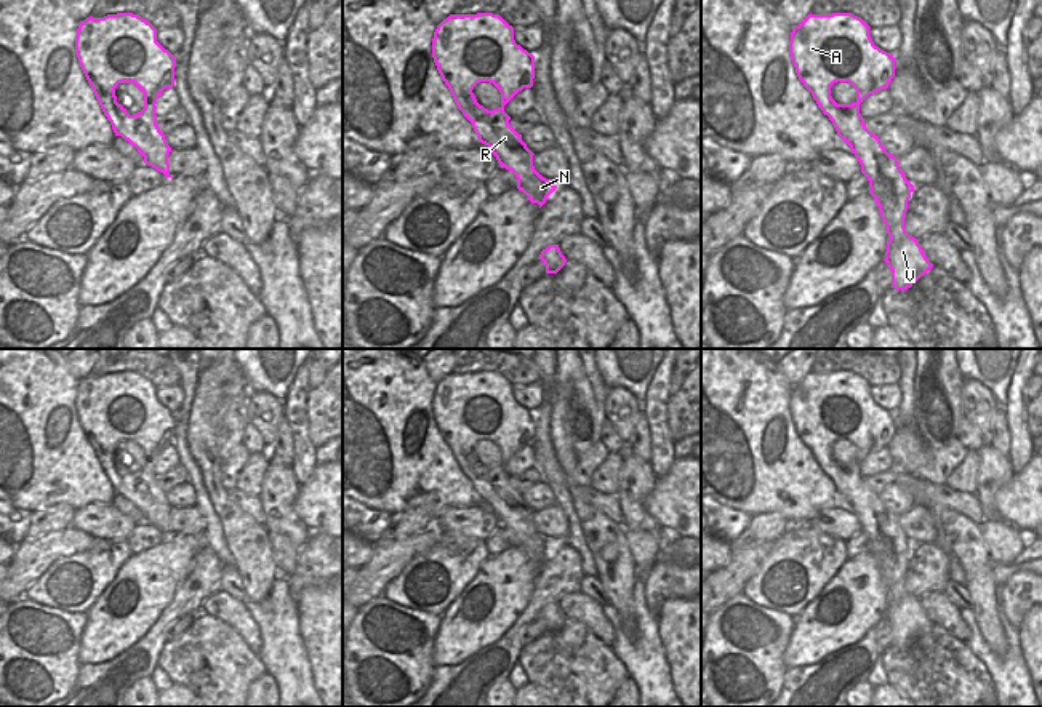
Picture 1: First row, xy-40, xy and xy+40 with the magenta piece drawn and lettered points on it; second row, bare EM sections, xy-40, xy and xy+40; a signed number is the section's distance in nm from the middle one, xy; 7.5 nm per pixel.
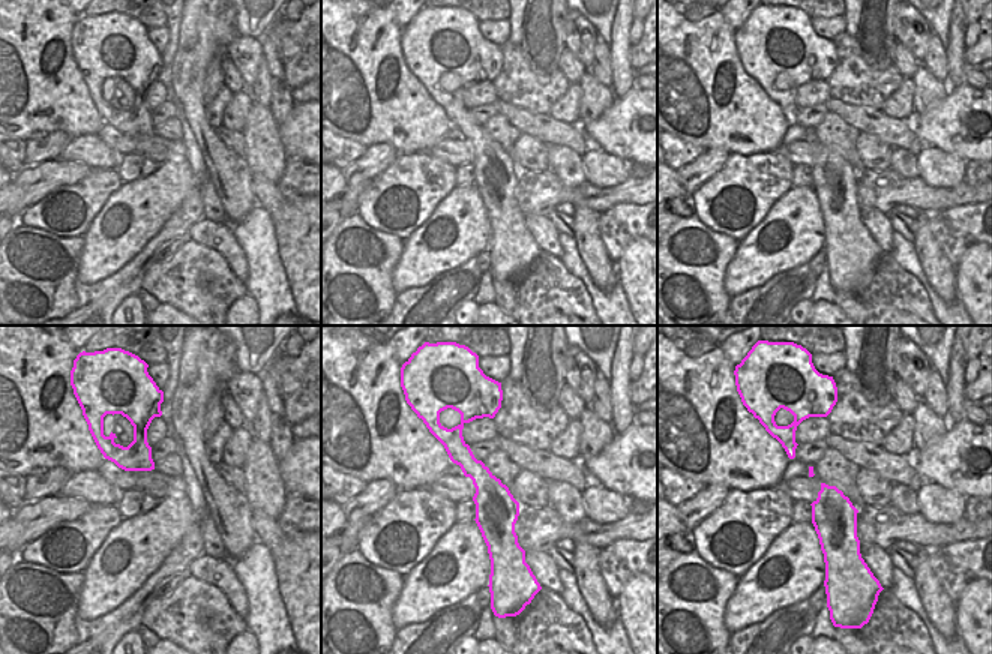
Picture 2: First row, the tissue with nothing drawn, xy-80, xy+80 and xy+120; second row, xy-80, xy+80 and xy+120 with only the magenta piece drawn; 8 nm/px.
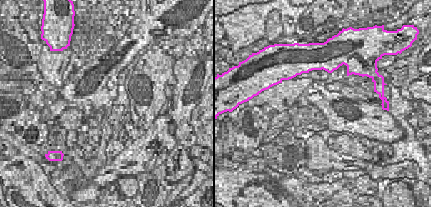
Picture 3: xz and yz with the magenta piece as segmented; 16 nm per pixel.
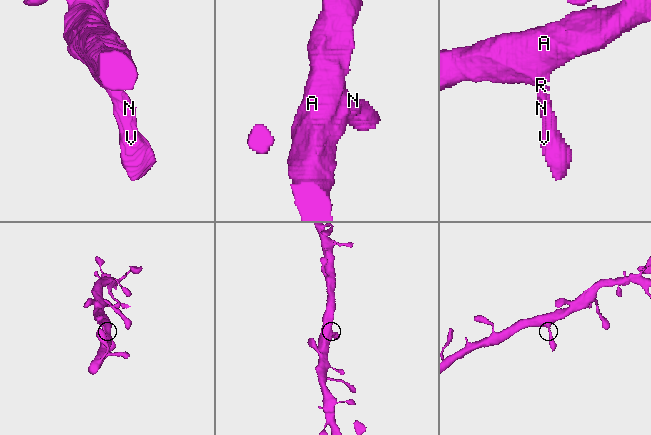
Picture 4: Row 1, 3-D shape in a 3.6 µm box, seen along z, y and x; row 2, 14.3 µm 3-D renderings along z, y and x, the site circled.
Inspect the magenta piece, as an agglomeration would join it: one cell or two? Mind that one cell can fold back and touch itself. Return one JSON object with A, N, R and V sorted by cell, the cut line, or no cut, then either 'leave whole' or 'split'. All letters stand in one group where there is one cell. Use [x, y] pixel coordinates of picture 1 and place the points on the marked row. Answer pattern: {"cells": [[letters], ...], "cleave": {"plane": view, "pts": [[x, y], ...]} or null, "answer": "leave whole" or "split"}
{"cells": [["A", "N", "R", "V"]], "cleave": null, "answer": "leave whole"}

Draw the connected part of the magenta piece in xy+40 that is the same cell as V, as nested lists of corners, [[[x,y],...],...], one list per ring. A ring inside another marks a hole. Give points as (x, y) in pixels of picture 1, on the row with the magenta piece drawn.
[[[852,13],[808,14],[799,26],[792,27],[789,54],[796,74],[812,93],[818,107],[832,122],[837,136],[850,146],[852,154],[861,165],[861,173],[869,181],[869,194],[874,197],[880,218],[885,224],[888,242],[885,262],[892,270],[892,288],[908,290],[925,275],[933,264],[927,259],[919,240],[911,237],[904,227],[908,202],[914,186],[906,179],[898,158],[887,152],[879,136],[872,134],[860,114],[860,104],[880,90],[887,90],[895,77],[895,58],[874,45],[869,26]],[[848,82],[856,90],[856,101],[837,104],[831,96],[831,86]]]

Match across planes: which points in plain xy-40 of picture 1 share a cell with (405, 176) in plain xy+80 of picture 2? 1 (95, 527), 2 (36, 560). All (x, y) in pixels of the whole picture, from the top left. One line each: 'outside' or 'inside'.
1: outside
2: outside

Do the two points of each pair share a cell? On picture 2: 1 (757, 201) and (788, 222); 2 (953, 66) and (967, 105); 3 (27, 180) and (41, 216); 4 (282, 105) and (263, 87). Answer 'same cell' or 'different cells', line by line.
1: different cells
2: different cells
3: different cells
4: different cells

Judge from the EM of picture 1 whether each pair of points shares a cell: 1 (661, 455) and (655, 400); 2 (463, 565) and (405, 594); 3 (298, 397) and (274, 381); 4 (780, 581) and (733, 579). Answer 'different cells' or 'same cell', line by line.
1: same cell
2: same cell
3: different cells
4: different cells

